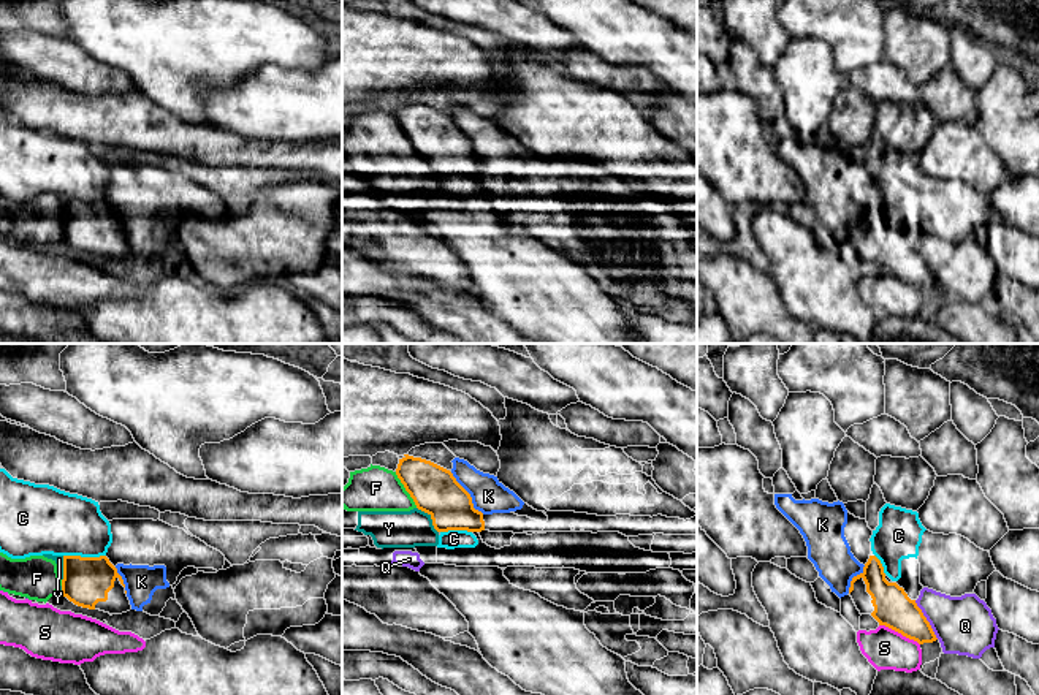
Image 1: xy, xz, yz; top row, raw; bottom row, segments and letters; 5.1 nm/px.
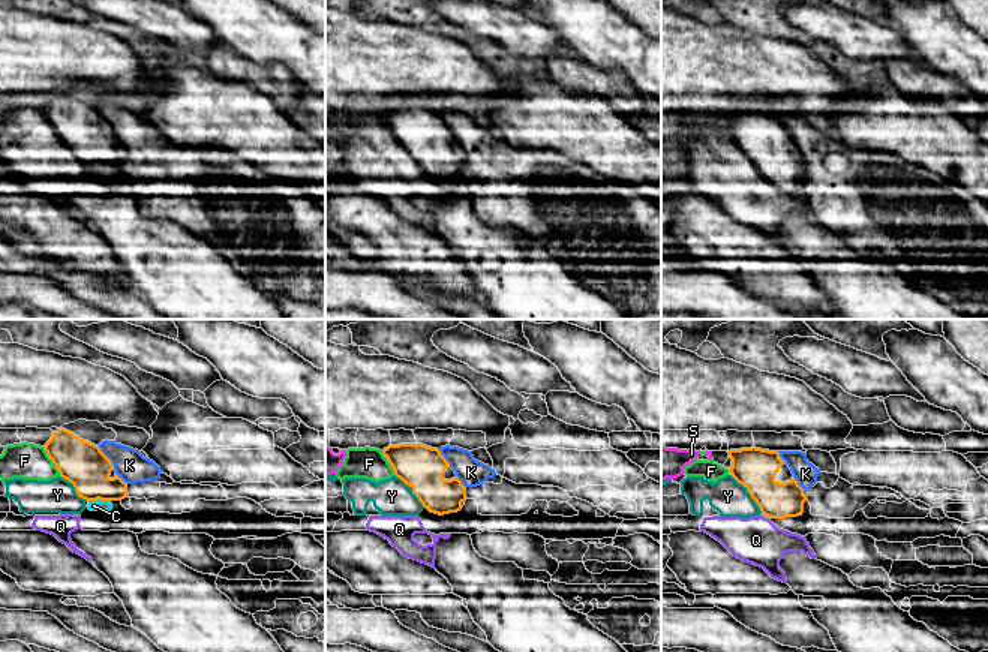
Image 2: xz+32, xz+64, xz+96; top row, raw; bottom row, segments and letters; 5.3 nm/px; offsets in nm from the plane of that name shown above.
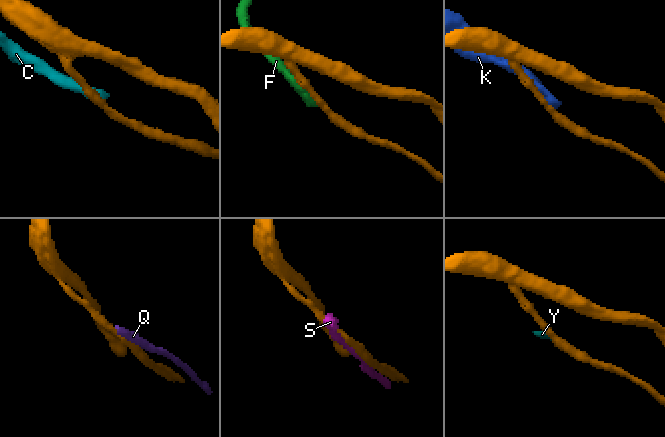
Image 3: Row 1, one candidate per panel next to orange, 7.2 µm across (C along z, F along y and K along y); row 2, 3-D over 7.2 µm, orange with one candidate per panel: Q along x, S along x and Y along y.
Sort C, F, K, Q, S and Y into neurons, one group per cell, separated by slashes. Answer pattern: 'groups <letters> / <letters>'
groups C / F Q Y / K / S

